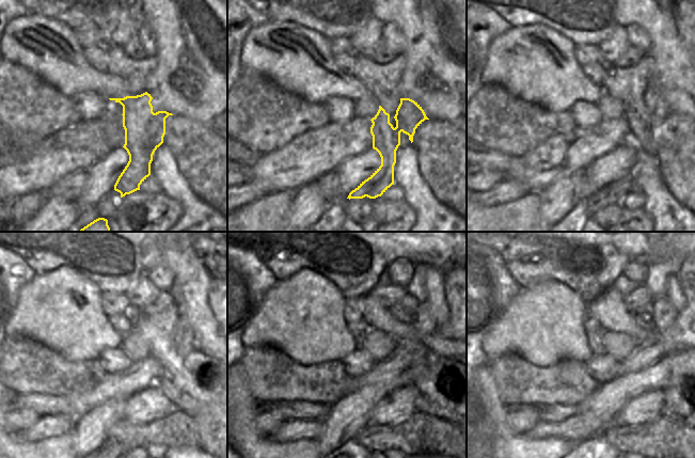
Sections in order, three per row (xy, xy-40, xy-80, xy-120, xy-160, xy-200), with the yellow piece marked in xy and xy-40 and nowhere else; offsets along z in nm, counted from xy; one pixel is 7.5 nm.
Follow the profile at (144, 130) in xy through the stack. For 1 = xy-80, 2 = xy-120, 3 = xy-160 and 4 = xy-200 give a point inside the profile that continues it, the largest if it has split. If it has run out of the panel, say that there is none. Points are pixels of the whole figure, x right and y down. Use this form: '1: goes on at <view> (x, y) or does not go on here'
1: goes on at xy-80 (658, 108)
2: goes on at xy-120 (182, 334)
3: goes on at xy-160 (424, 326)
4: goes on at xy-200 (665, 314)

